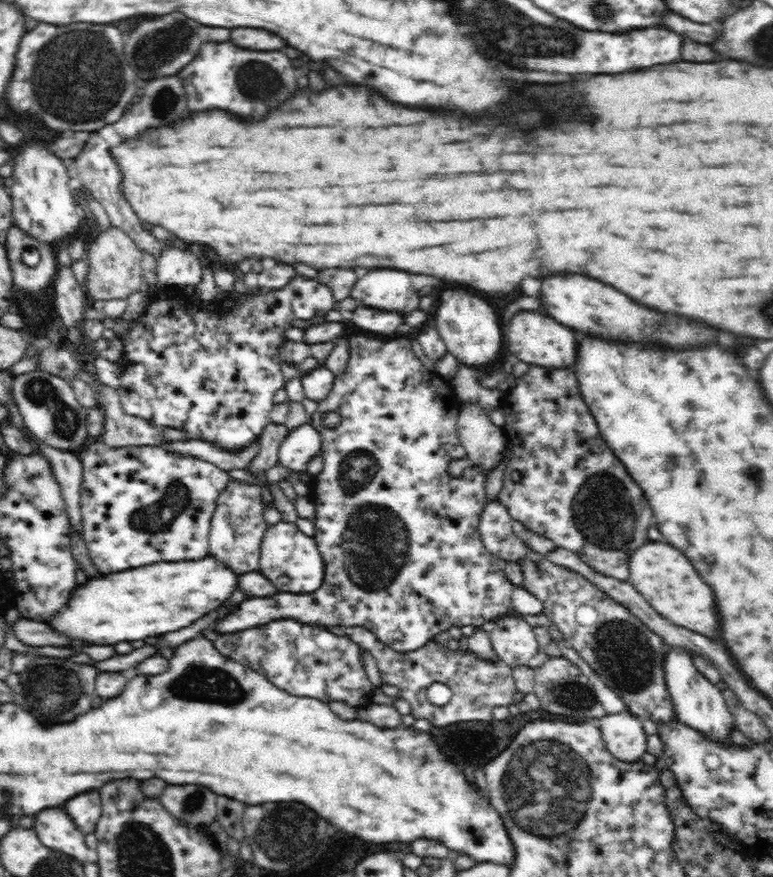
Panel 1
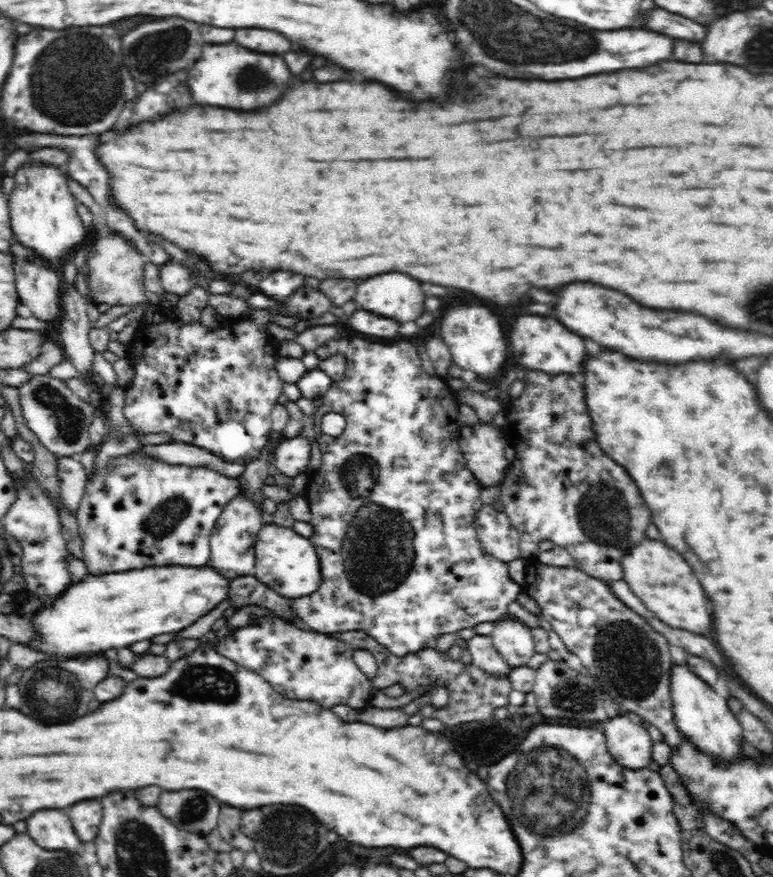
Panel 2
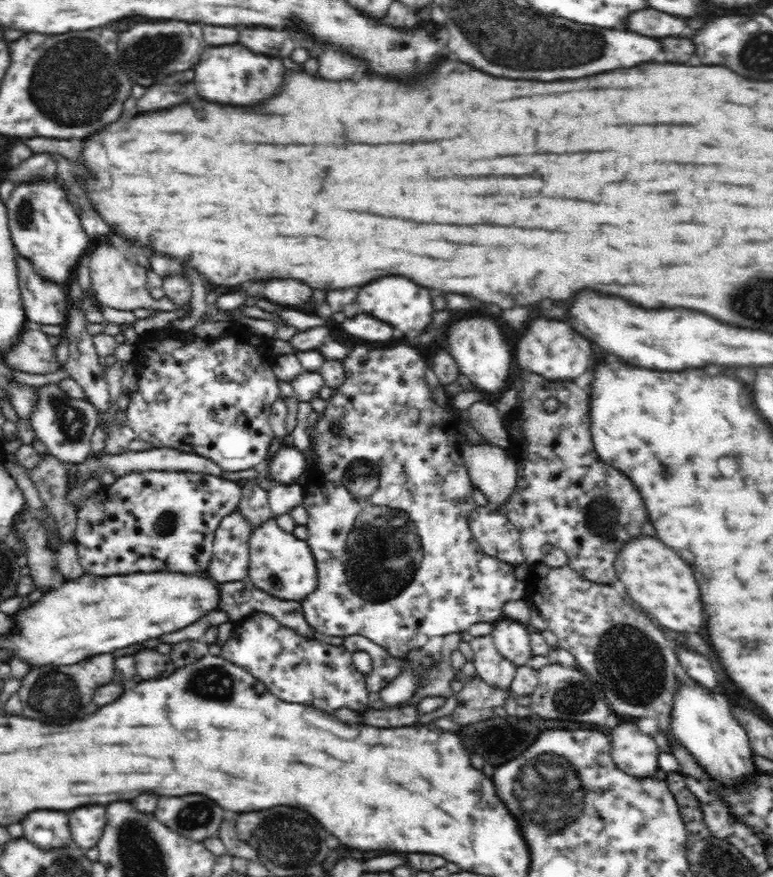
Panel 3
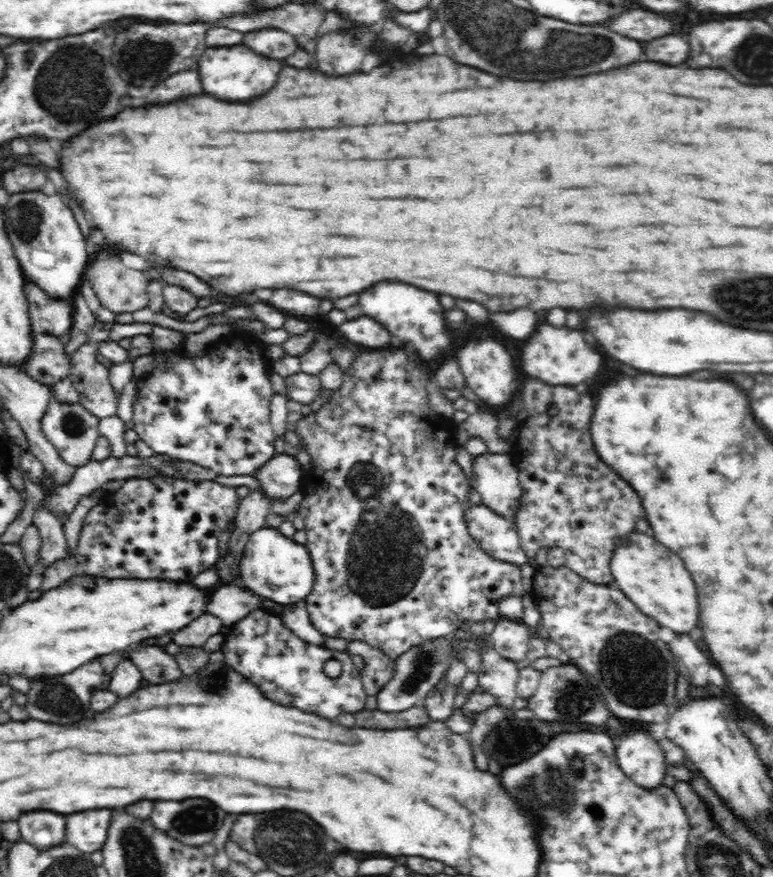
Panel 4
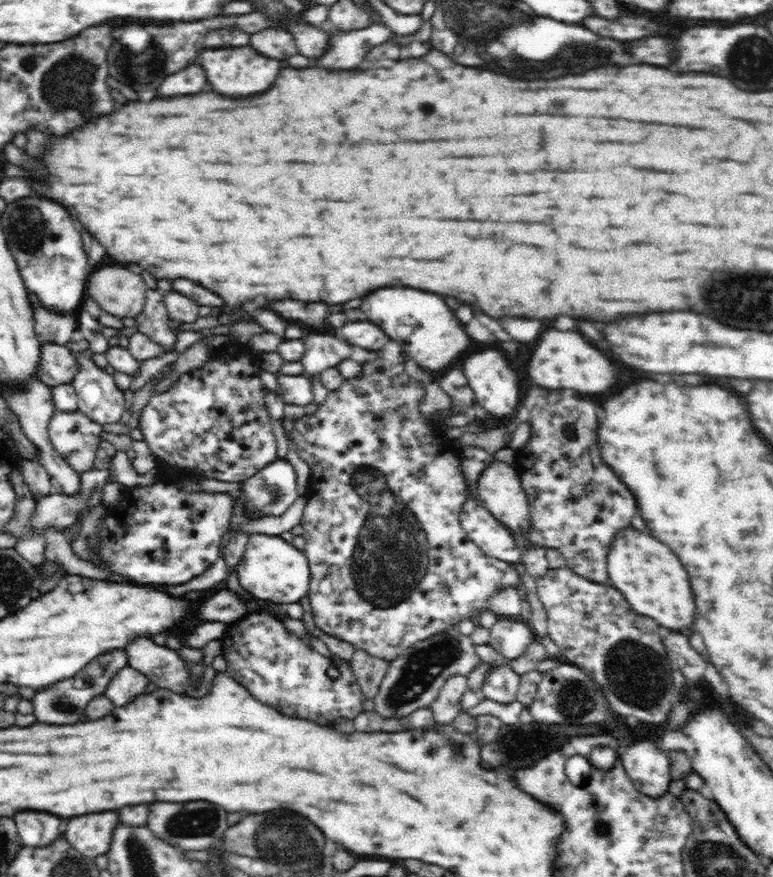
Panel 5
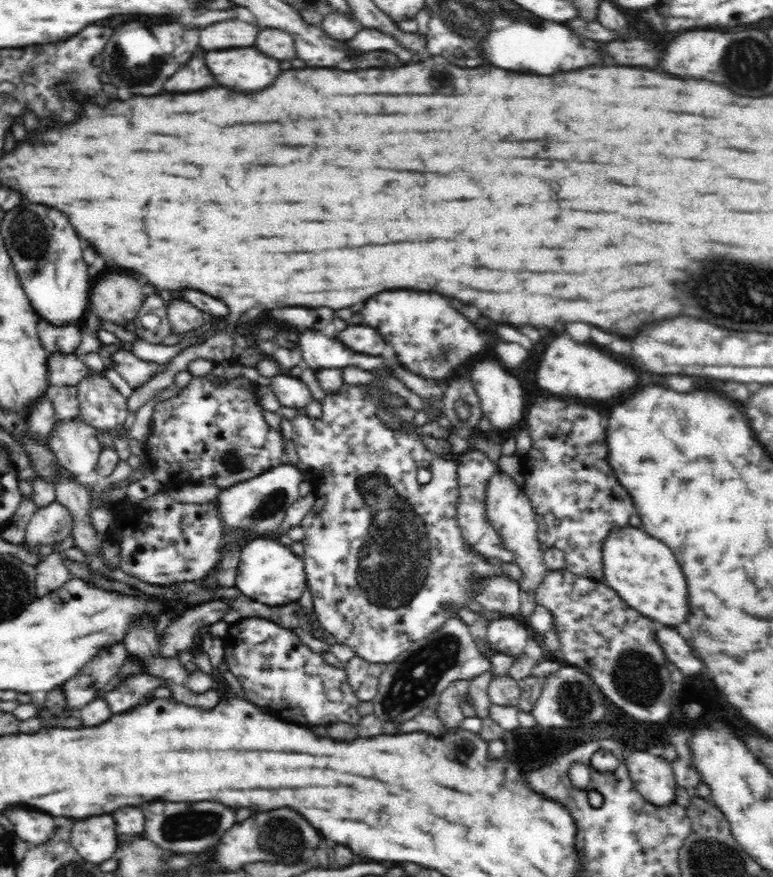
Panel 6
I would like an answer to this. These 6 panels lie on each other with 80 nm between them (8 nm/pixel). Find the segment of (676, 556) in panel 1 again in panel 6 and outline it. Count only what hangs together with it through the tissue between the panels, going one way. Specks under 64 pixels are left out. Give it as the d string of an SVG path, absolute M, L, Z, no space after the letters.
M636 527L612 528L603 545L604 582L616 588L624 602L640 614L666 626L678 626L688 616L688 590L672 550Z

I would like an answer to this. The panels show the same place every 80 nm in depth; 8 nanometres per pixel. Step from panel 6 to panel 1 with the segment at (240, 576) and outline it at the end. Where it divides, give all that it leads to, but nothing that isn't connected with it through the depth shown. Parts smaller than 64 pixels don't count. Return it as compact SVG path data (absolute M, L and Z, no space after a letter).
M280 521L268 528L263 536L257 571L262 573L278 591L304 594L320 588L326 569L315 537L300 532L296 523Z

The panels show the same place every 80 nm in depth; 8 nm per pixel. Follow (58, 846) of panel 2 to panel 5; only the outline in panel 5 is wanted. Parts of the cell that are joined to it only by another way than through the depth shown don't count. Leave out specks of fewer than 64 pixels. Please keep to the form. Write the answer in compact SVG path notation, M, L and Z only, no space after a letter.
M20 812L12 818L17 833L22 838L22 846L46 846L58 838L61 817L45 812Z

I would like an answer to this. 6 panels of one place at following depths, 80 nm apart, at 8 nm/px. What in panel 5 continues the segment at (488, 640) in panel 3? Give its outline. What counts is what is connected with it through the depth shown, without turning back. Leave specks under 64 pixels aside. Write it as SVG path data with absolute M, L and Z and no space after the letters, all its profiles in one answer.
M509 665L491 668L485 676L482 692L488 700L508 704L517 700L521 676L514 673Z

